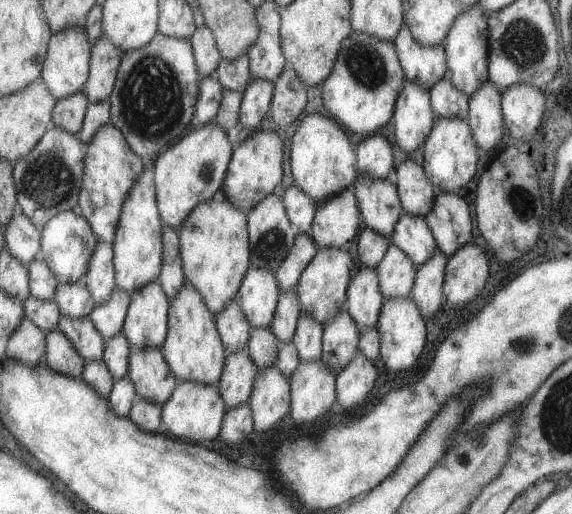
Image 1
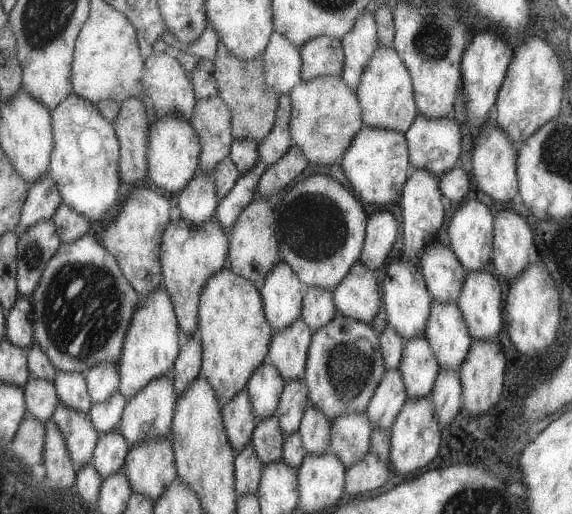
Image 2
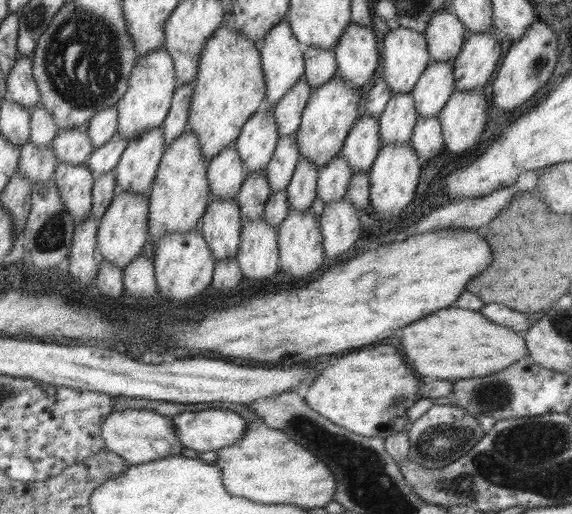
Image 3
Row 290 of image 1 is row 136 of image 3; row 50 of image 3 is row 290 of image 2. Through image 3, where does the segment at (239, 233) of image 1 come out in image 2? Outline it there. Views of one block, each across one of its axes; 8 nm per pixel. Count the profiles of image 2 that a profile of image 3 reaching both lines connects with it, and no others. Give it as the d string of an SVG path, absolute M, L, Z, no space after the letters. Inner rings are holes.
M229 268L213 274L199 296L197 338L200 343L200 375L224 404L243 390L249 376L267 359L272 332L264 318L259 287L239 278Z

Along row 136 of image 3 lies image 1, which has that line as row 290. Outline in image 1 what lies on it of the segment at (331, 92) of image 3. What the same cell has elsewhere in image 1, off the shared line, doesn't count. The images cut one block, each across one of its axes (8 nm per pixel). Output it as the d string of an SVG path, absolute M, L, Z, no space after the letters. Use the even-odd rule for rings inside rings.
M319 247L307 263L307 266L303 267L294 286L302 310L321 324L331 320L339 311L345 311L345 289L352 268L353 260L351 260L346 247Z

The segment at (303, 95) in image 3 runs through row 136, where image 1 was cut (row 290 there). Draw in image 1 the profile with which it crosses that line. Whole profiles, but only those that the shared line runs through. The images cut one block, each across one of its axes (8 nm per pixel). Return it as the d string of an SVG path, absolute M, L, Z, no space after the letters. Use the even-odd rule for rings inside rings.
M297 233L287 256L280 262L274 275L279 291L294 287L304 266L316 253L318 246L307 233Z

